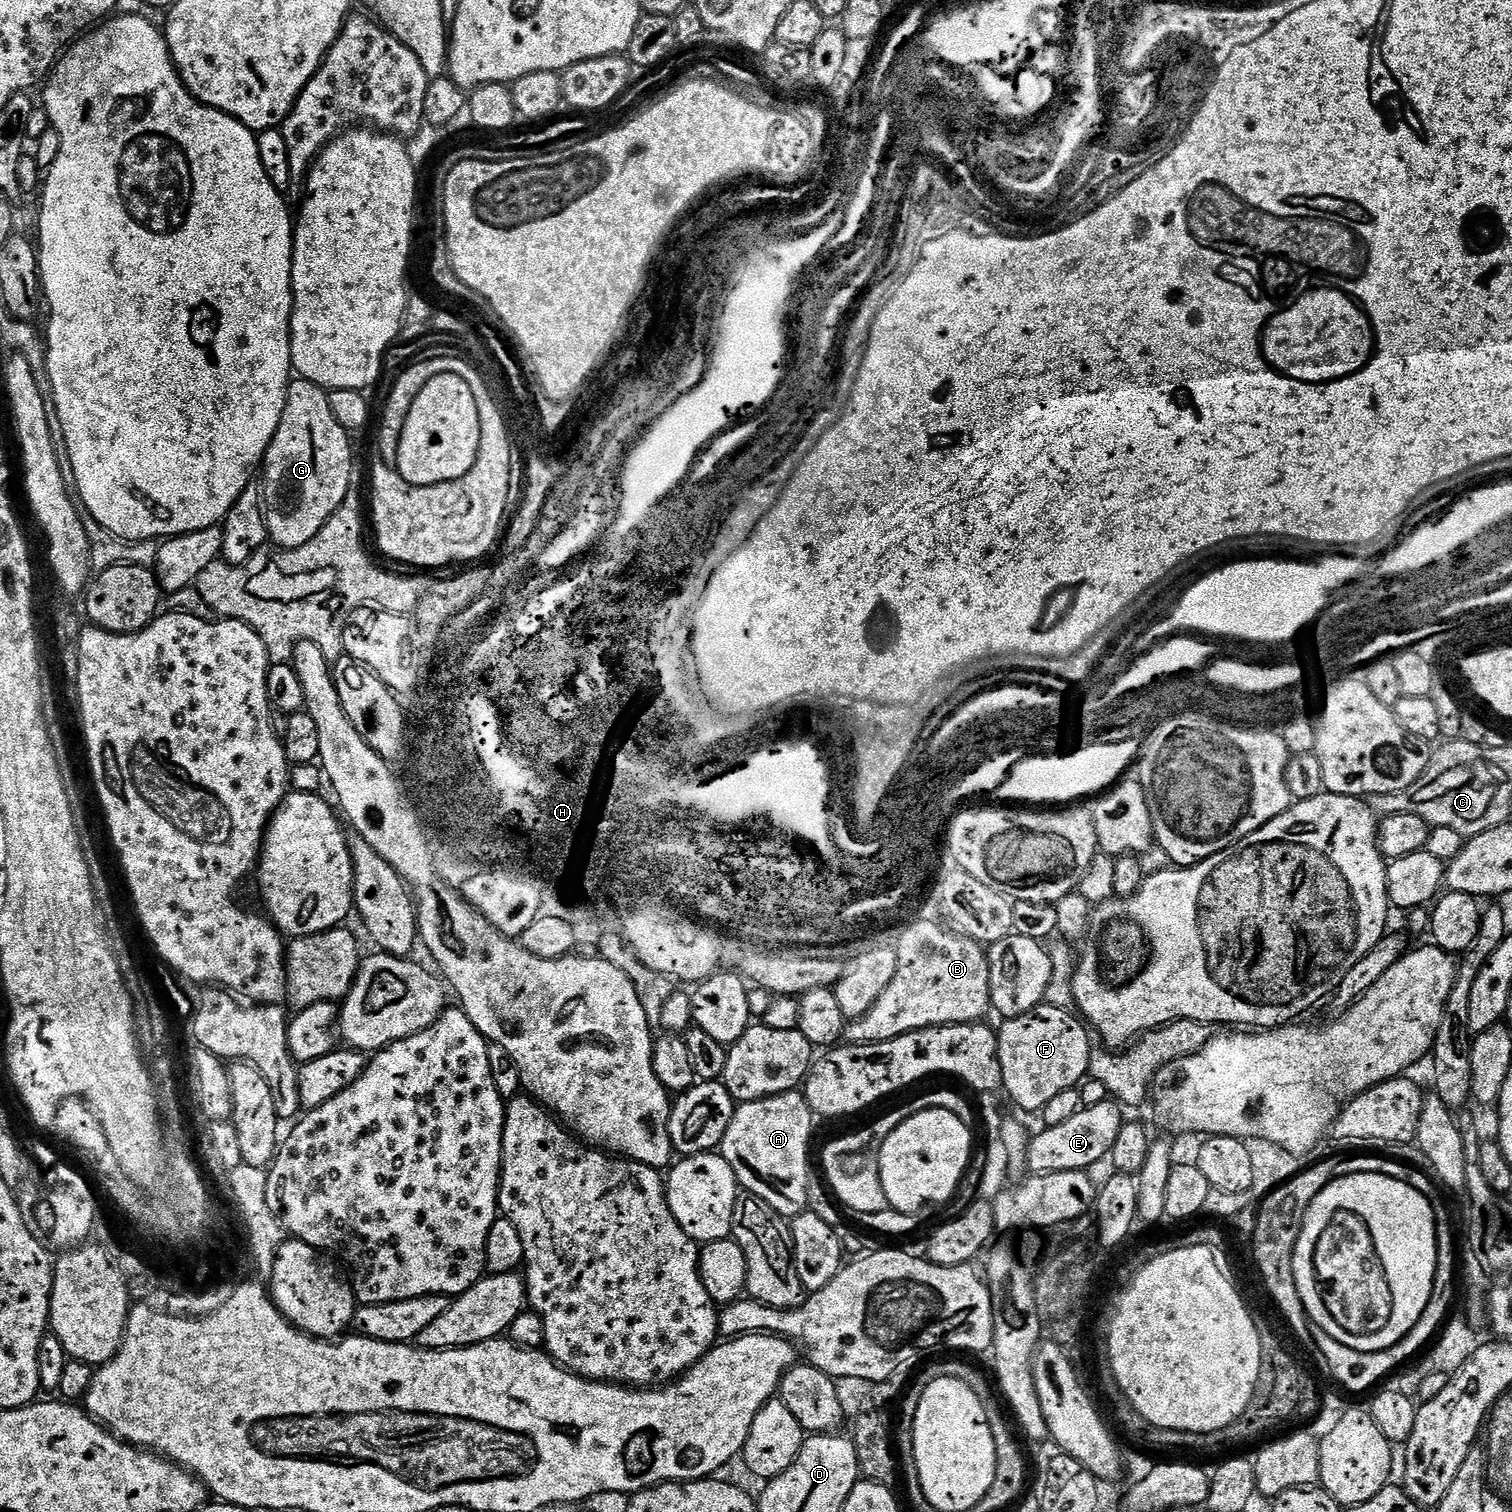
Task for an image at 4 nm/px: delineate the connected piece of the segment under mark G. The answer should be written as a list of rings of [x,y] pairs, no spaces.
[[[296,378],[289,383],[288,393],[286,394],[286,410],[282,410],[282,422],[278,422],[278,430],[274,434],[274,438],[270,442],[270,446],[266,450],[262,461],[262,473],[264,472],[264,482],[262,481],[262,505],[265,520],[265,528],[268,531],[267,539],[275,545],[277,549],[281,548],[297,548],[298,546],[306,546],[306,542],[310,542],[310,538],[314,538],[314,534],[318,534],[318,530],[322,530],[322,526],[332,517],[338,510],[338,506],[343,504],[346,494],[353,487],[352,484],[352,444],[350,441],[350,433],[344,429],[338,422],[338,418],[334,418],[334,410],[330,410],[330,402],[328,401],[328,392],[321,388],[319,384],[310,382],[303,378]]]

